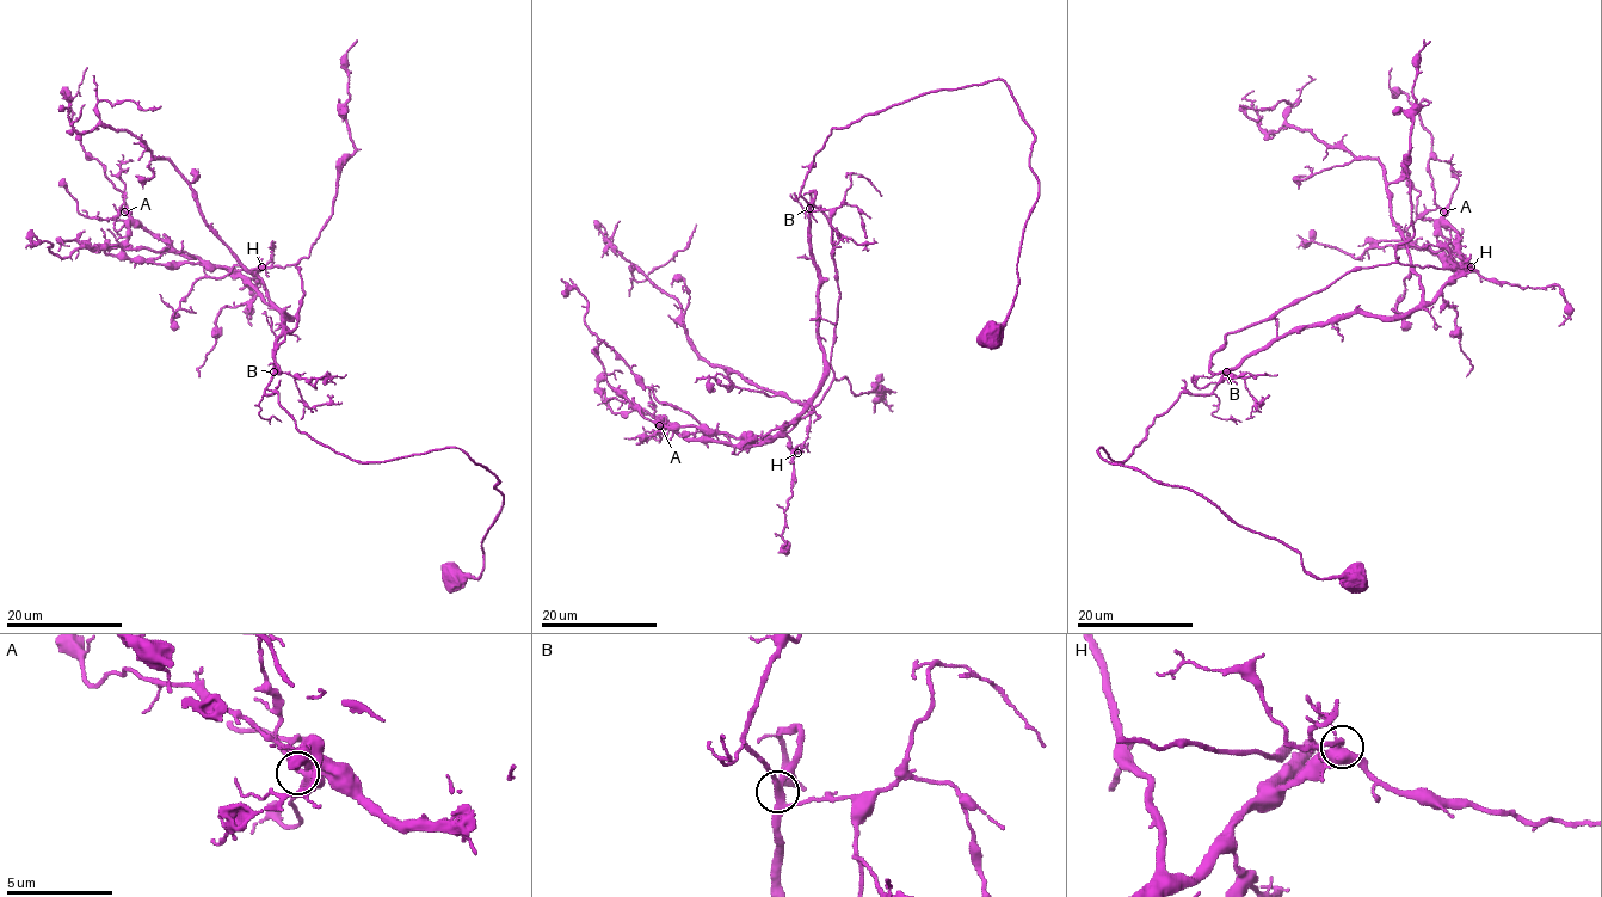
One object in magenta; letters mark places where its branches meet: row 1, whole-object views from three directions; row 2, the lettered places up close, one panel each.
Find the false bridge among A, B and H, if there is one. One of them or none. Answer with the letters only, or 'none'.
none

